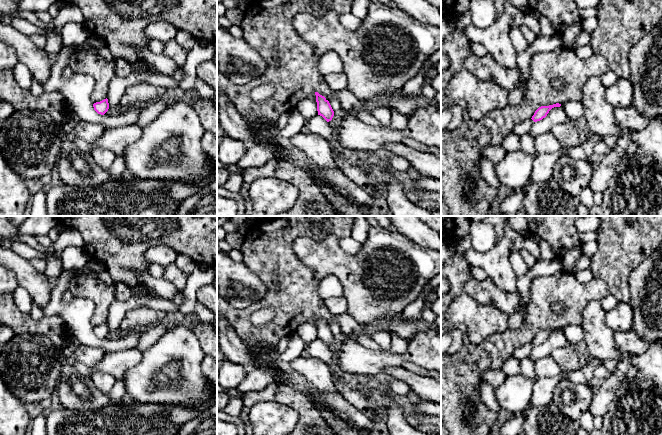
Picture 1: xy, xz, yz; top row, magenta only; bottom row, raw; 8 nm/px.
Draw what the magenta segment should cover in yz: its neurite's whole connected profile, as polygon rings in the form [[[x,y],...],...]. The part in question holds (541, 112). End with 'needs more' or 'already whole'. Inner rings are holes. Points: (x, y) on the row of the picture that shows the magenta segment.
[[[556,103],[556,104],[553,104],[553,105],[549,105],[549,106],[541,106],[535,111],[535,113],[534,113],[534,115],[532,116],[531,119],[534,122],[540,121],[540,120],[542,120],[543,118],[545,118],[547,116],[547,114],[549,113],[549,111],[552,108],[560,107],[560,106],[561,106],[561,104],[559,104],[559,103]]]; already whole

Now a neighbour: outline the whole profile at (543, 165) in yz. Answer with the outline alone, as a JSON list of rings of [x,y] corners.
[[[562,149],[553,154],[536,154],[532,164],[532,171],[530,174],[531,182],[544,182],[551,179],[553,177],[553,170],[556,163],[563,156],[565,156],[565,154],[563,153]]]

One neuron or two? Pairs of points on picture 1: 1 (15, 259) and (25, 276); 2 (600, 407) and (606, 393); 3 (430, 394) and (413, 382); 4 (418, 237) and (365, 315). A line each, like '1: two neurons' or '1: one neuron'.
1: one neuron
2: one neuron
3: one neuron
4: two neurons

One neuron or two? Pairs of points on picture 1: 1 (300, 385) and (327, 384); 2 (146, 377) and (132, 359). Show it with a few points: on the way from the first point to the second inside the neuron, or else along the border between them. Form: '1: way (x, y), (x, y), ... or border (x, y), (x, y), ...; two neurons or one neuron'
1: border (293, 370), (303, 375), (318, 388), (334, 392); two neurons
2: border (143, 352), (142, 358), (129, 368), (121, 378); two neurons

